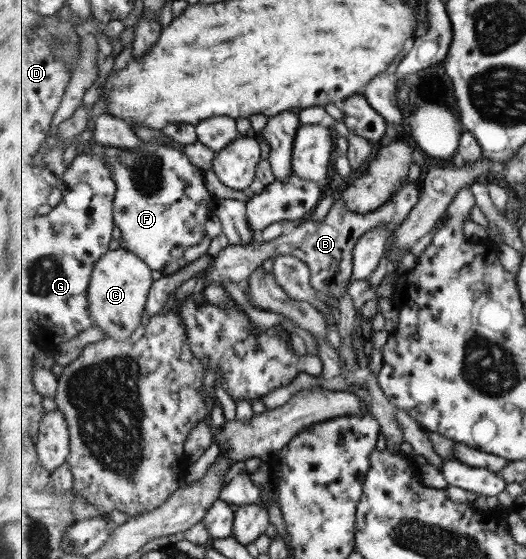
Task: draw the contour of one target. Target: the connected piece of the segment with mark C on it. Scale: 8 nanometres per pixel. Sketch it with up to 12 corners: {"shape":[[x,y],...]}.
{"shape":[[124,247],[91,277],[89,309],[108,338],[141,326],[153,269]]}

